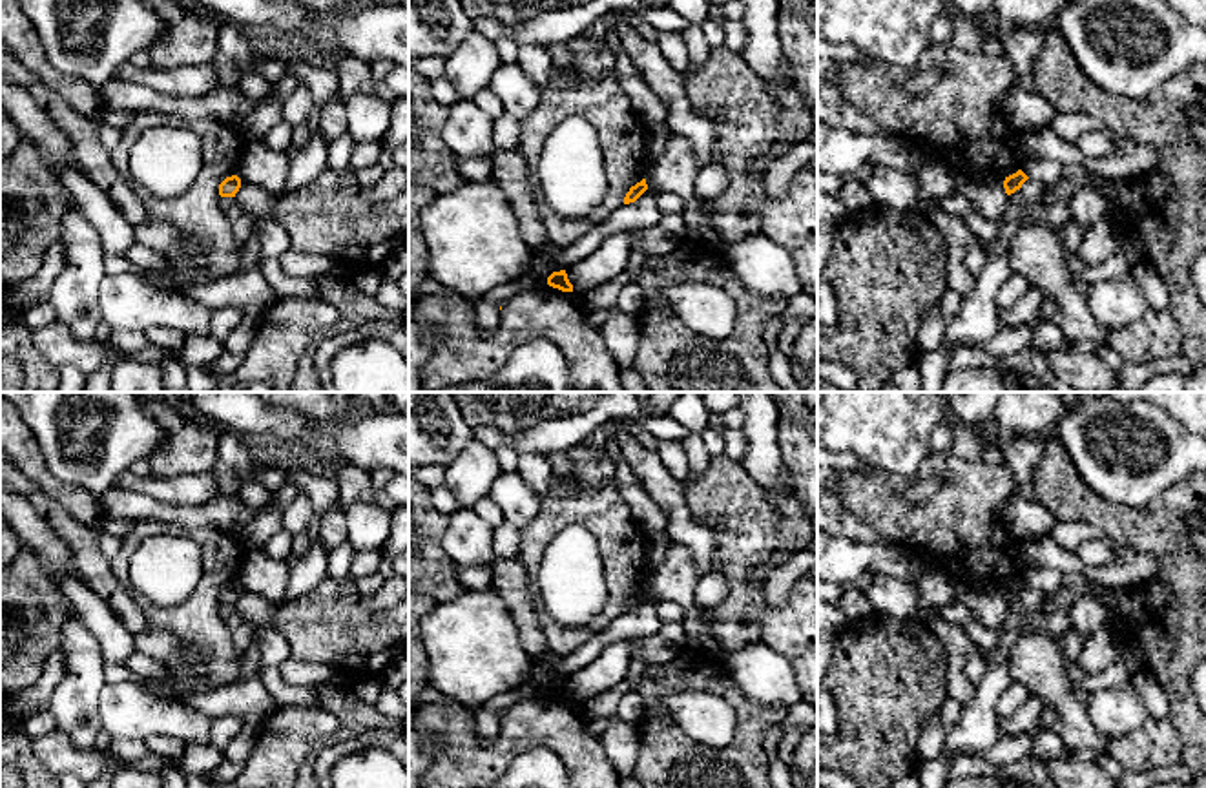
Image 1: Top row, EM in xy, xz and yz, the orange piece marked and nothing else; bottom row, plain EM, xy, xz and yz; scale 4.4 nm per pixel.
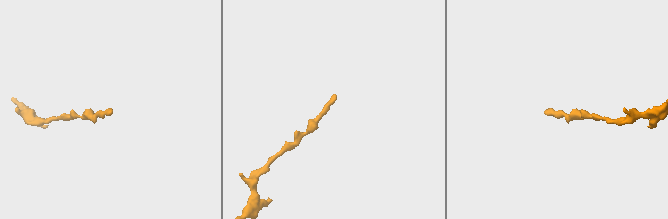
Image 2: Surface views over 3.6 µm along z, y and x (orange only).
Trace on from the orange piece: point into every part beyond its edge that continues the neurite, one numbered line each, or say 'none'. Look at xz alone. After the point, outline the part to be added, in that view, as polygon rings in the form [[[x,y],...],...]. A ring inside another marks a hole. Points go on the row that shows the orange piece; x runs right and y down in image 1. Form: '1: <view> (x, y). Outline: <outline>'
none

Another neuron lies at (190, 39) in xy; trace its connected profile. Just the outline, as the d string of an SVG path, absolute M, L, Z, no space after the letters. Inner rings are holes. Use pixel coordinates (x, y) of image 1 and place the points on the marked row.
M146 0L166 24L164 35L148 49L155 69L203 66L217 60L221 18L193 0Z

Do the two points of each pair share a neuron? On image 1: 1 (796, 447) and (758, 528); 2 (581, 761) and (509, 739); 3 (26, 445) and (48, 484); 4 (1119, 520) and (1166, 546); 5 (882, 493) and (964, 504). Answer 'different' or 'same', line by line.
1: different
2: same
3: same
4: same
5: same

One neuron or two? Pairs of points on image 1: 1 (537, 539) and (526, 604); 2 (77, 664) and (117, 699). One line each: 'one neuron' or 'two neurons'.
1: two neurons
2: two neurons

